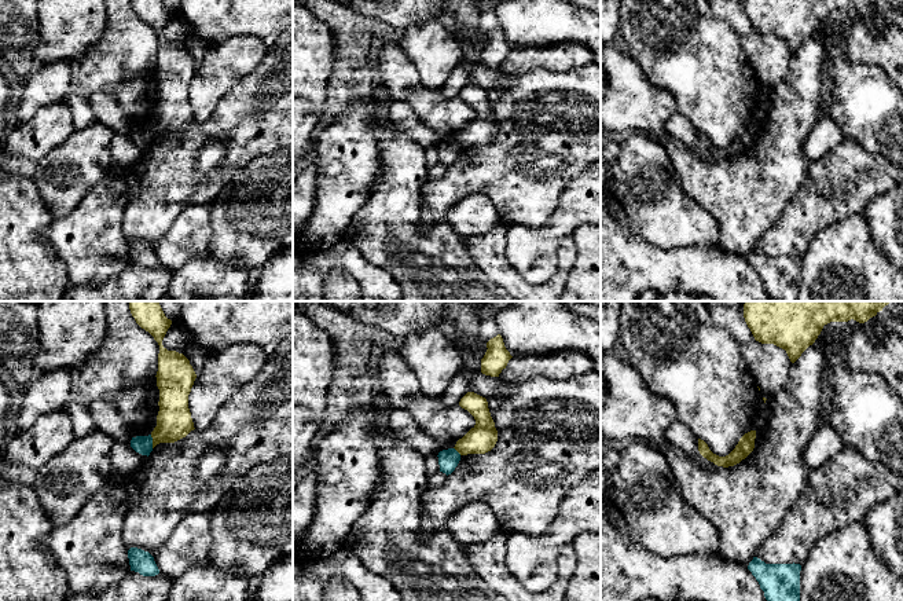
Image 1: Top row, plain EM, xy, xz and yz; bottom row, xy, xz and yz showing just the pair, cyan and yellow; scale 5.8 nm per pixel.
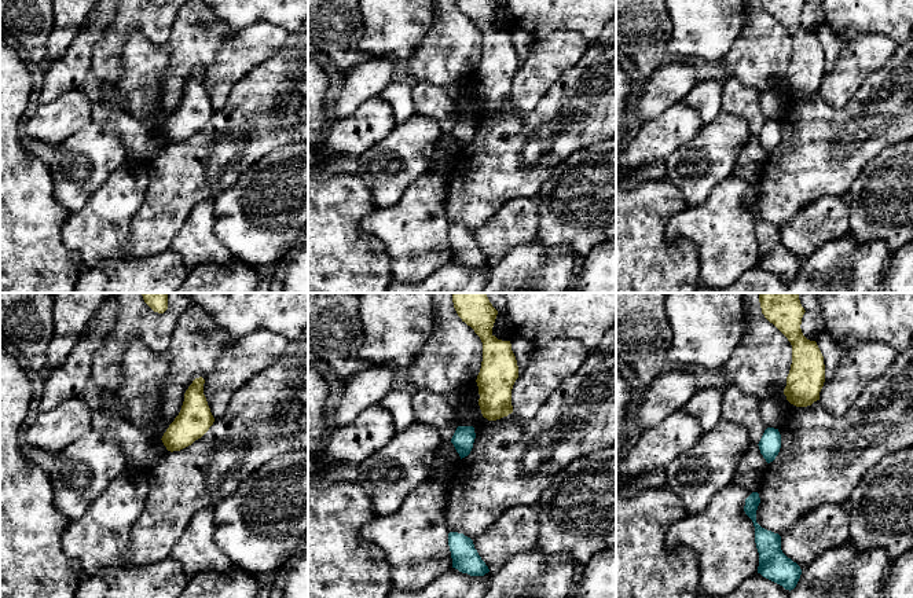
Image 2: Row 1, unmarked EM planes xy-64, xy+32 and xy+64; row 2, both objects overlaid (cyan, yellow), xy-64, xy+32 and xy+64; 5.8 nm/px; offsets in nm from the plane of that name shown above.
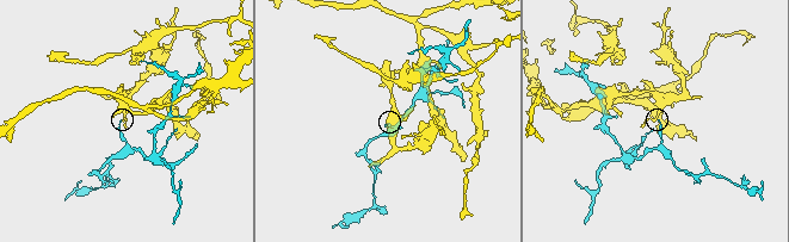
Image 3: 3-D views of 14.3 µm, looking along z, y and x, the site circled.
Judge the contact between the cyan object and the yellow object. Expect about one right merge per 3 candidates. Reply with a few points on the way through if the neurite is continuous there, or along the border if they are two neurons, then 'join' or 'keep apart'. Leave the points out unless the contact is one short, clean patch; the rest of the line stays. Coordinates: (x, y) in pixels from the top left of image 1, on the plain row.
border along xy (150, 127), (153, 139); keep apart

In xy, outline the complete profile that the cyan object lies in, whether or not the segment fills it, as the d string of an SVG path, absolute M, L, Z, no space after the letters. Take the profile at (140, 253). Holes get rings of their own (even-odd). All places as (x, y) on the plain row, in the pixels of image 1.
M131 239L128 242L128 250L131 263L139 264L143 268L155 268L159 265L154 249L148 243L137 239Z

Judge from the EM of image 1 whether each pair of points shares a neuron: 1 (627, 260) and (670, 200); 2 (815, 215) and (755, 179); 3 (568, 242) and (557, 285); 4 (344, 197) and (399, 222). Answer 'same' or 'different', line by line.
1: different
2: different
3: same
4: different

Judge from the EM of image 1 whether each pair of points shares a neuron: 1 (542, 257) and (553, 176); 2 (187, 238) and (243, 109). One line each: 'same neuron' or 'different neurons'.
1: different neurons
2: different neurons

